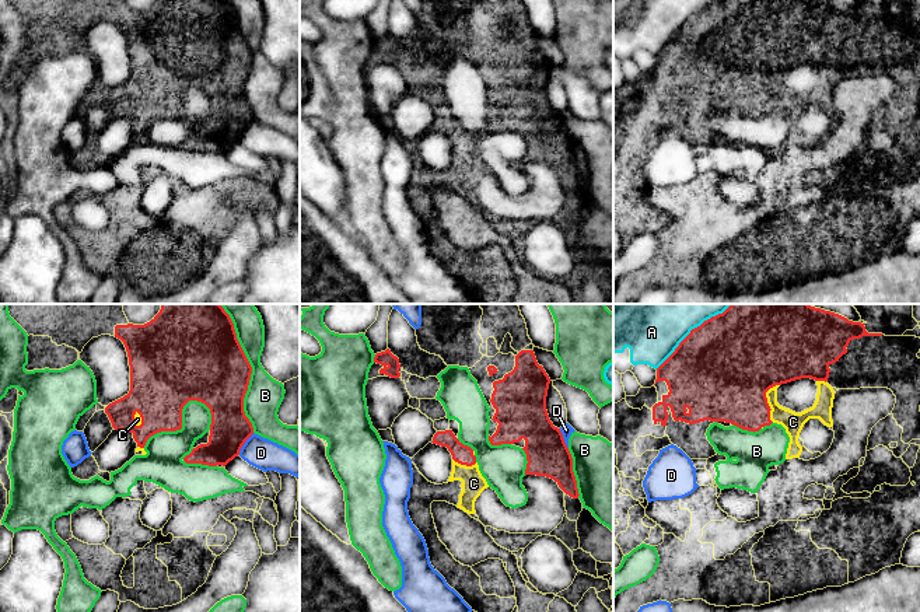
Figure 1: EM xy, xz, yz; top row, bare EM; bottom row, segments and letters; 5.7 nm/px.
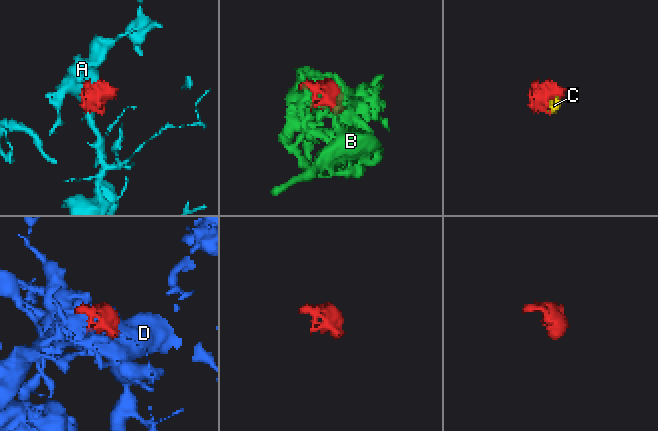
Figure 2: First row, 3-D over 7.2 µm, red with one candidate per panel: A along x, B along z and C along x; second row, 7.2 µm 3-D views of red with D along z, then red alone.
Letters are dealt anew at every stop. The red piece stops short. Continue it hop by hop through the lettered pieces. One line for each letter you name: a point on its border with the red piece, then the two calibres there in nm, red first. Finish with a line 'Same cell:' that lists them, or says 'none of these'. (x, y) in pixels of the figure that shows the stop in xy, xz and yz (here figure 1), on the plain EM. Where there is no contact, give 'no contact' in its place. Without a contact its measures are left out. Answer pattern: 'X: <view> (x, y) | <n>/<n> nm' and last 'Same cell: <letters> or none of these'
C: yz (766, 87) | 460/120 nm
Same cell: C

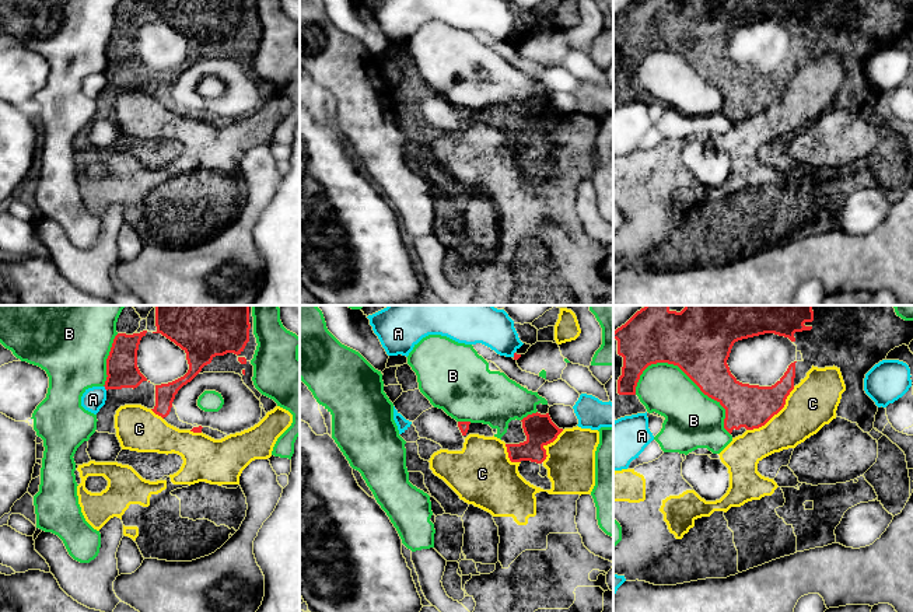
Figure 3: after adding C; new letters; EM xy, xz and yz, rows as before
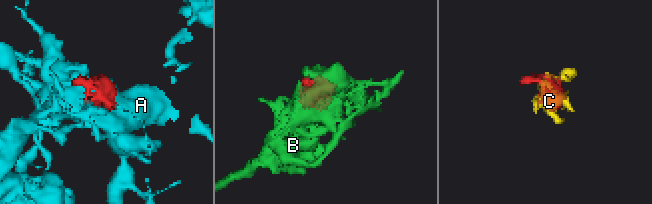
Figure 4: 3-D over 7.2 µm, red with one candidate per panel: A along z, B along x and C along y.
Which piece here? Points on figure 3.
Same cell: none of these

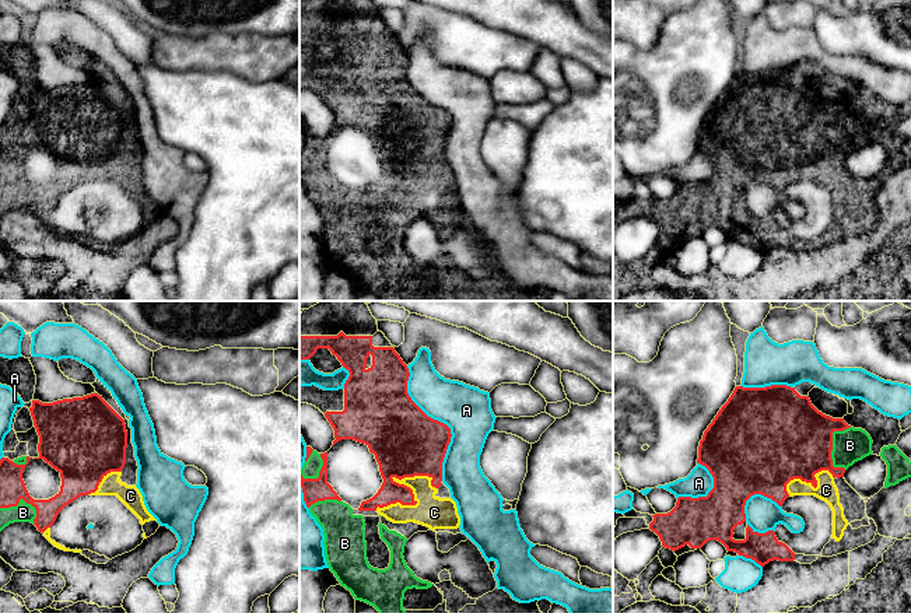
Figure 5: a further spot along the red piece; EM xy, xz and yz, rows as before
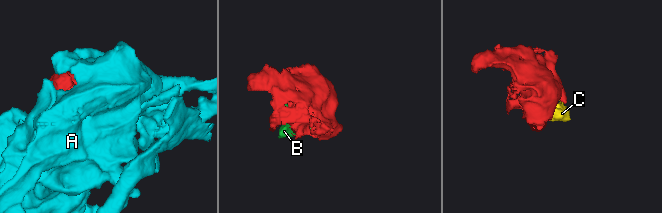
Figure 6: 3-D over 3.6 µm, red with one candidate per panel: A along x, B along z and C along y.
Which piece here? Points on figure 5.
B: yz (831, 129) | 460/190 nm
C: xz (412, 179) | 320/190 nm
Same cell: B, C

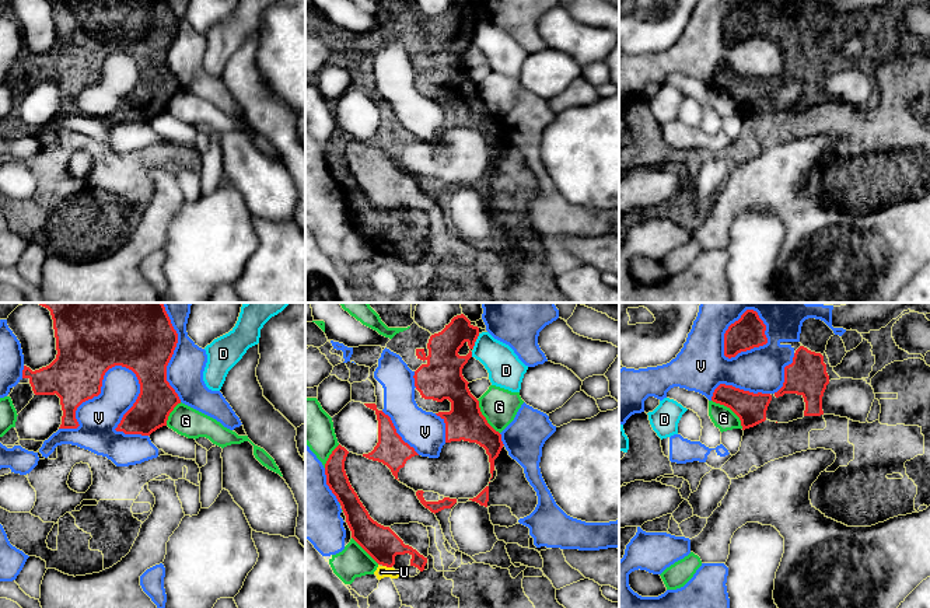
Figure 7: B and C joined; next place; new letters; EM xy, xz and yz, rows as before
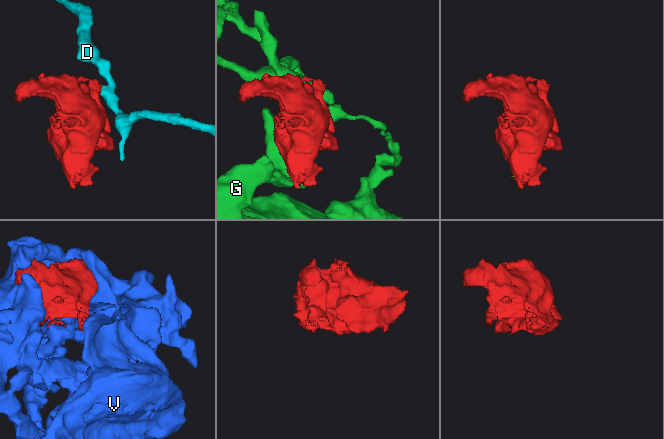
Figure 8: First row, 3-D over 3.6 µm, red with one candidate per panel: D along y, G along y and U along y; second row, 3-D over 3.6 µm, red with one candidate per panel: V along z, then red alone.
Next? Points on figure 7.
Same cell: none of these

